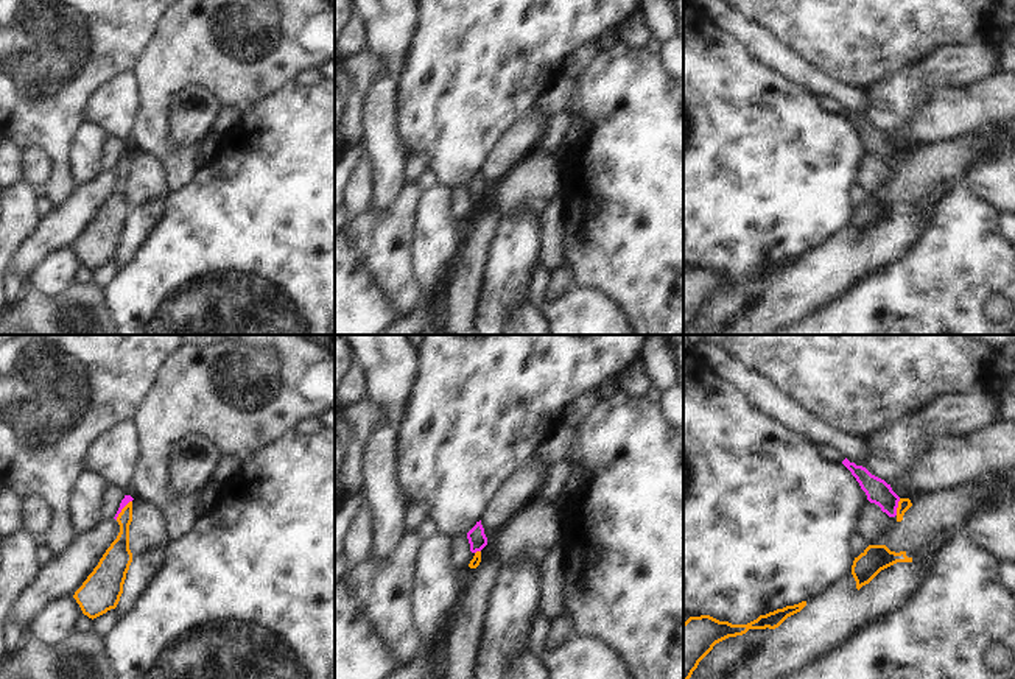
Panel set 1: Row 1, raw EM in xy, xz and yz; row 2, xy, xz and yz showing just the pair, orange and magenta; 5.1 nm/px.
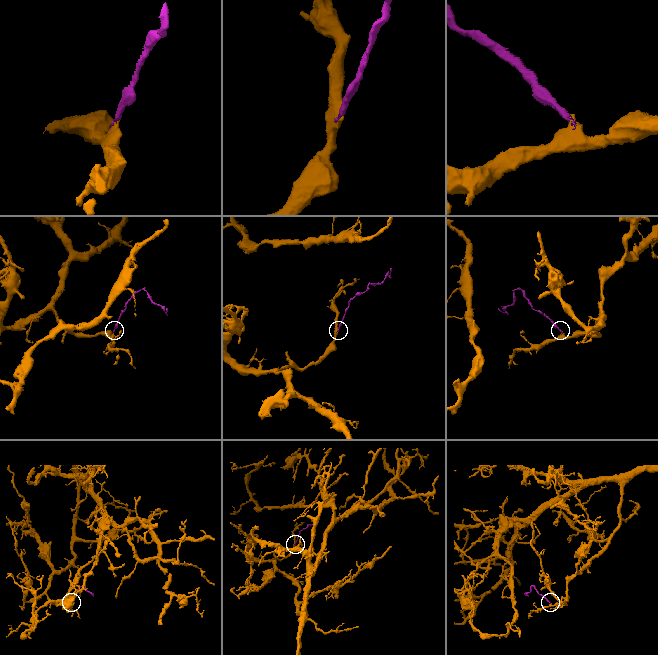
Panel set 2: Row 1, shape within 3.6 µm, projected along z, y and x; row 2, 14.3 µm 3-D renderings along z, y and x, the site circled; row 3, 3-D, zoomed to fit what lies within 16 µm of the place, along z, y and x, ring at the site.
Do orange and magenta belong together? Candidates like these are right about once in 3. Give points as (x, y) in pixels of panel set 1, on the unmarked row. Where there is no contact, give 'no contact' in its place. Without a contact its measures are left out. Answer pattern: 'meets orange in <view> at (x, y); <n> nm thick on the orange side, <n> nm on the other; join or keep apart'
meets orange in yz at (899, 158); 60 nm thick on the orange side, 120 nm on the other; join

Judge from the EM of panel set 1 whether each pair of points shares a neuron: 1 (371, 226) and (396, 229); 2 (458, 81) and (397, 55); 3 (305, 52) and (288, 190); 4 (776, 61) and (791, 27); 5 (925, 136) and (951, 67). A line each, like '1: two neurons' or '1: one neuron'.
1: one neuron
2: two neurons
3: two neurons
4: two neurons
5: two neurons

